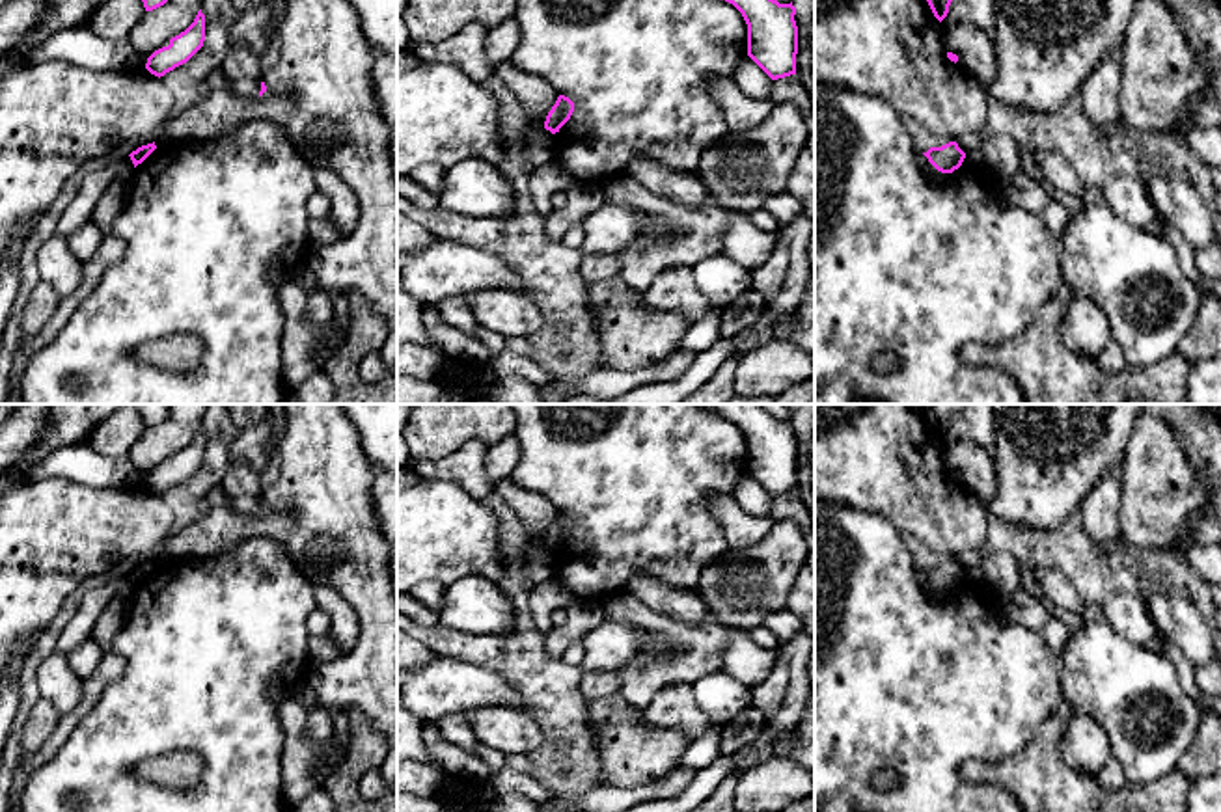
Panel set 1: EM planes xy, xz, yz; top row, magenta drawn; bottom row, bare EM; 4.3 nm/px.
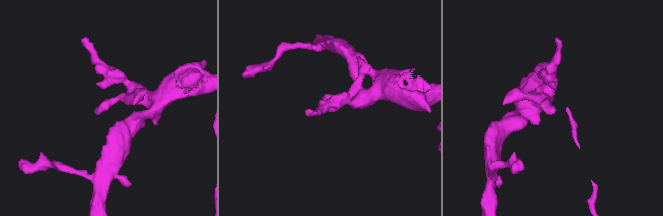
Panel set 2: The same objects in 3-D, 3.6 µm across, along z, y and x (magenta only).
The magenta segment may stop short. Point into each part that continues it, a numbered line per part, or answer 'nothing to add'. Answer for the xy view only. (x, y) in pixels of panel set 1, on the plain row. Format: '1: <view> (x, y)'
nothing to add

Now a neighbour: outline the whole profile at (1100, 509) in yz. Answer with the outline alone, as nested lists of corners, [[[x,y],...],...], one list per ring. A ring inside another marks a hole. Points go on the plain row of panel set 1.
[[[1120,467],[1107,471],[1081,503],[1081,525],[1085,533],[1107,544],[1118,535],[1118,501],[1122,495]]]

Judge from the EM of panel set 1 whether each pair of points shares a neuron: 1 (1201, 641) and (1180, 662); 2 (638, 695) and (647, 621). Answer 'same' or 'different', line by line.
1: different
2: same

